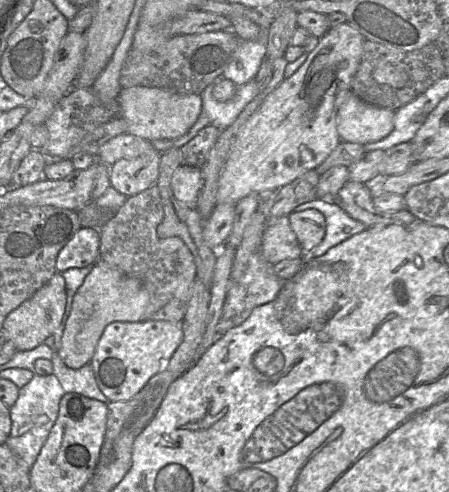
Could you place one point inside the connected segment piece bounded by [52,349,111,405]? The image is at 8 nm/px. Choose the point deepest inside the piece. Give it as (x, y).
(82, 381)

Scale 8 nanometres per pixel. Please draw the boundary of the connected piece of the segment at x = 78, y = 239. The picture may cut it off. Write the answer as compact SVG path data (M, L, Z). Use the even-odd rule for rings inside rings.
M81 227L59 251L56 258L57 272L70 268L95 265L100 259L100 230Z

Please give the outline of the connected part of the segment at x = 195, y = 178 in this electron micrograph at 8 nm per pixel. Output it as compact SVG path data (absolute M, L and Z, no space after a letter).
M181 164L173 173L171 187L175 198L188 206L195 206L202 186L201 168Z

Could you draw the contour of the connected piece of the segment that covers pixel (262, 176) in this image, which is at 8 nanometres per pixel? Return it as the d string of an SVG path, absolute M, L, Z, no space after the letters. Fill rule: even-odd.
M347 22L329 29L308 54L304 64L266 97L262 106L245 123L232 146L220 174L217 204L236 204L249 194L276 191L307 171L316 169L329 156L341 141L336 127L336 114L343 102L343 94L351 91L364 41L363 35Z

